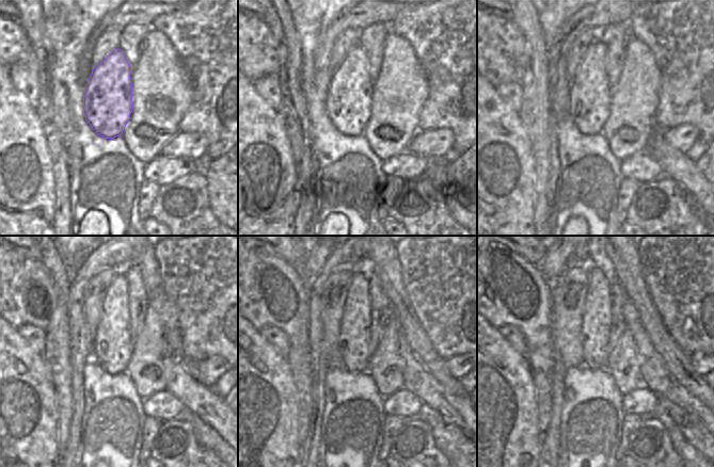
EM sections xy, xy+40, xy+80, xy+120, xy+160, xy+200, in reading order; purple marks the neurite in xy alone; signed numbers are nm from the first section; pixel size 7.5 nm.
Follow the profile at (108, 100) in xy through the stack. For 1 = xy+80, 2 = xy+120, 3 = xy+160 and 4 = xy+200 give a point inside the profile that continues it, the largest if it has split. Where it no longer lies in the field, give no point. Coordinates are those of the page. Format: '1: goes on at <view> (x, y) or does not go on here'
1: goes on at xy+80 (589, 109)
2: goes on at xy+120 (112, 350)
3: goes on at xy+160 (353, 341)
4: goes on at xy+200 (596, 327)

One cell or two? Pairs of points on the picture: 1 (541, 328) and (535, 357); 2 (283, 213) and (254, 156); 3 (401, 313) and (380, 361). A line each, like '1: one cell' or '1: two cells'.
1: one cell
2: one cell
3: two cells

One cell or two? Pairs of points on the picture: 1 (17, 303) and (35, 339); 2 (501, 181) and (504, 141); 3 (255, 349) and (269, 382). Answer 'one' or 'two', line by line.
1: two
2: one
3: one

